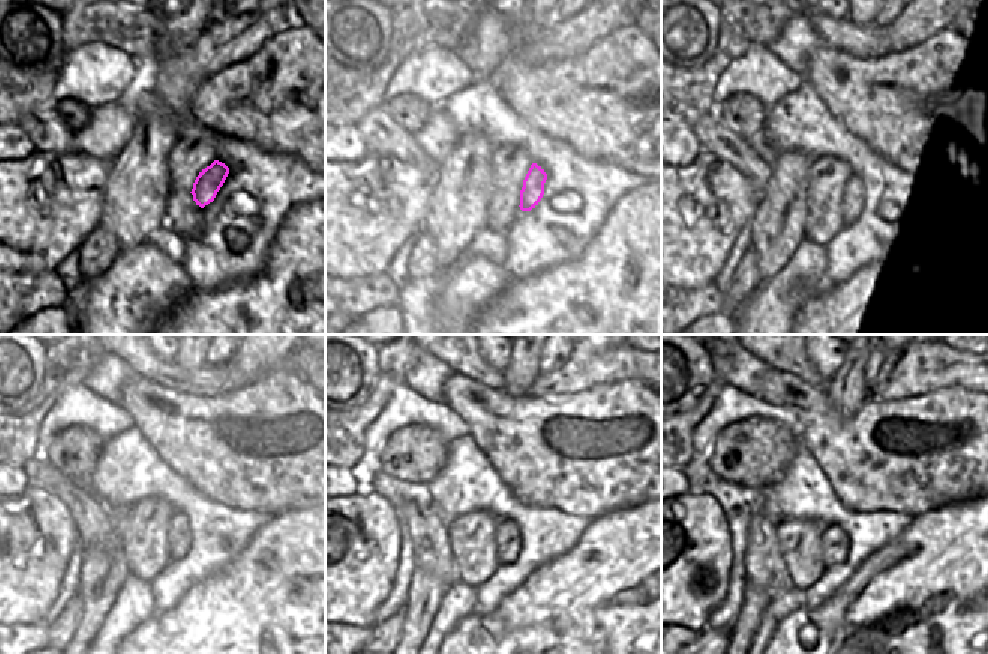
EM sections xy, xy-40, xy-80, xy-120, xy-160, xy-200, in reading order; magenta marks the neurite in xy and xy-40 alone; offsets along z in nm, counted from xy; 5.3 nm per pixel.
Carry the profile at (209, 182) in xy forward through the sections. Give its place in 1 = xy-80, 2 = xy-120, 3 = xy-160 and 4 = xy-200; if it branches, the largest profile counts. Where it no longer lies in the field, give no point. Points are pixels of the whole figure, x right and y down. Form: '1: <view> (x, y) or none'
1: xy-80 (853, 197)
2: xy-120 (179, 533)
3: xy-160 (507, 533)
4: xy-200 (834, 543)

